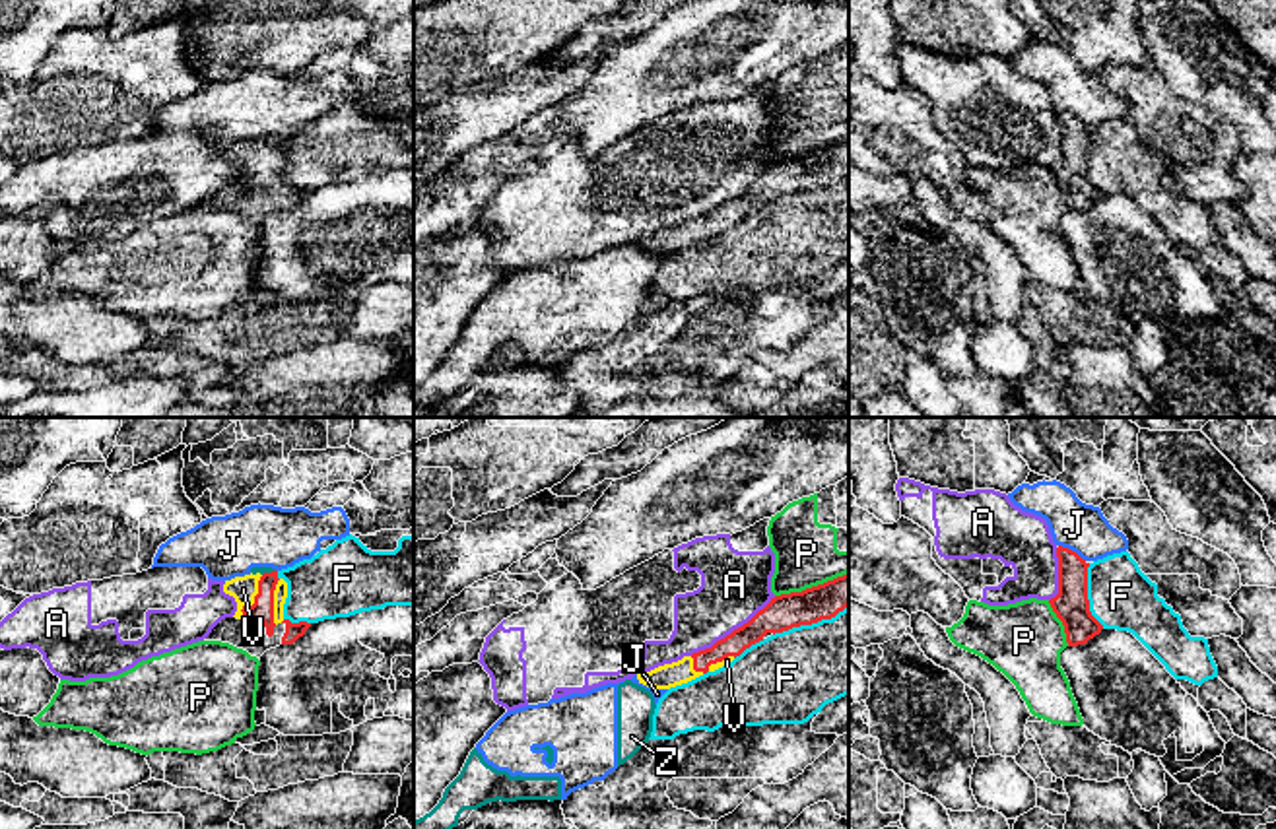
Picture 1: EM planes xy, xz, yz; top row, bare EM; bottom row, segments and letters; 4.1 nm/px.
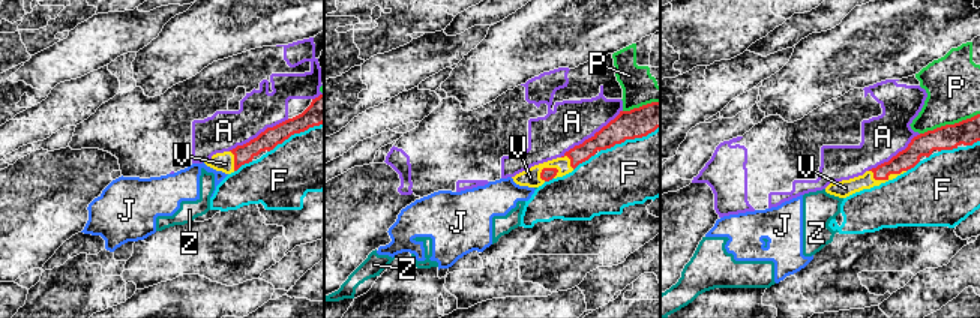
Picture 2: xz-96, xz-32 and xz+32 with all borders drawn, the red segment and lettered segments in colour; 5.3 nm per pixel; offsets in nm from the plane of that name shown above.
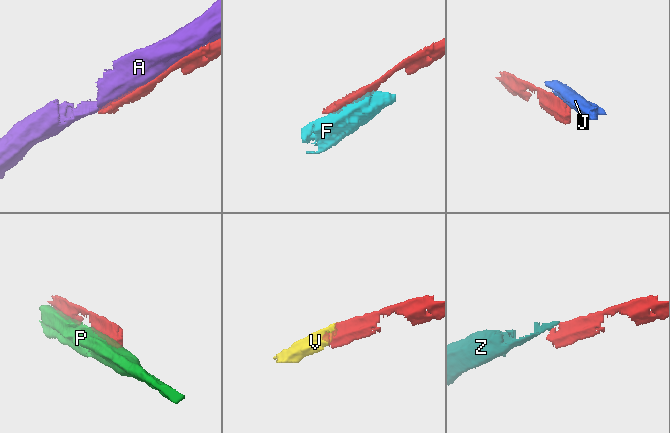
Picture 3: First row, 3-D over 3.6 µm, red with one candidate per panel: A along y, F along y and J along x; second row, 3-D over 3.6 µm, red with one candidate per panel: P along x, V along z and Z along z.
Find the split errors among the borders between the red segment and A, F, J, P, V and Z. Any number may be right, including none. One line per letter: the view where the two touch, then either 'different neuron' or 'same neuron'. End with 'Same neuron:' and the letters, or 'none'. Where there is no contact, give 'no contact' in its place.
A: contact in xz; different neuron
F: contact in xz; different neuron
J: contact in yz; different neuron
P: contact in xz; different neuron
V: contact in xy; same neuron
Z: contact in xy; different neuron
Same neuron: V

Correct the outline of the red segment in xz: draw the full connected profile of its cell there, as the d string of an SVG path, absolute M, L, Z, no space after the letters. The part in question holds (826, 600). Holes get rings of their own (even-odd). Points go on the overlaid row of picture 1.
M849 573L823 584L771 598L748 623L734 629L711 648L684 656L678 662L639 672L639 683L655 689L670 689L688 683L707 672L730 664L767 633L783 633L792 627L831 619L849 606Z

